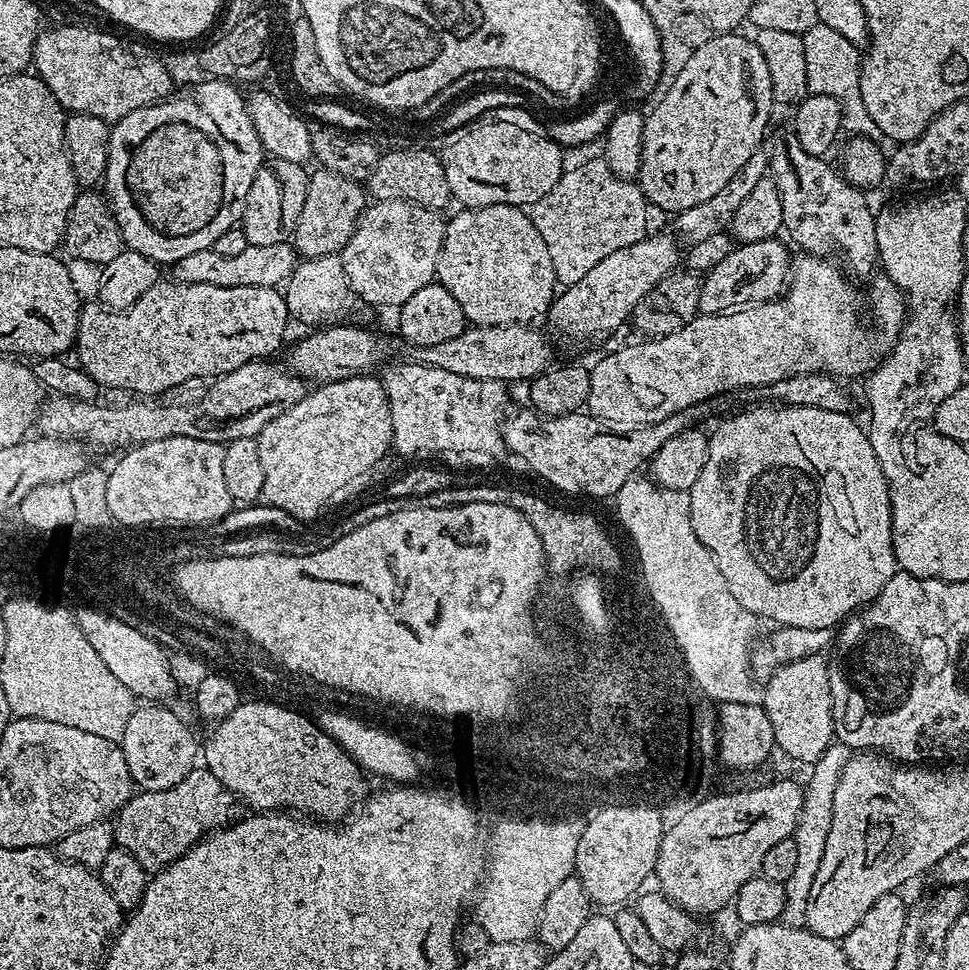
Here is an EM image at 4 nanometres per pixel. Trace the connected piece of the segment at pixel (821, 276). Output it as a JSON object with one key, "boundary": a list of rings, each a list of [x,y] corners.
{"boundary":[[[797,255],[788,286],[779,300],[750,304],[731,312],[720,312],[716,316],[698,315],[690,326],[682,326],[682,330],[674,330],[674,334],[640,342],[644,344],[628,344],[602,357],[590,368],[592,377],[587,411],[615,424],[653,424],[662,422],[662,418],[670,414],[686,410],[686,406],[694,406],[715,396],[723,397],[724,392],[732,392],[735,388],[763,388],[765,384],[791,376],[804,376],[807,372],[831,374],[837,378],[867,377],[879,368],[880,361],[896,345],[906,319],[904,294],[893,280],[883,274],[877,275],[868,288],[868,312],[872,315],[872,321],[864,324],[864,300],[859,290],[832,262],[822,256]]]}

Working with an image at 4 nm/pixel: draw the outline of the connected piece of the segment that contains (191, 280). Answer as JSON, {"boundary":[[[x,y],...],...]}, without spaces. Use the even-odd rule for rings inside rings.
{"boundary":[[[291,243],[274,246],[254,246],[249,244],[242,254],[235,258],[222,258],[214,249],[194,250],[194,254],[186,254],[186,258],[178,258],[171,265],[170,276],[178,284],[205,284],[206,286],[262,286],[279,289],[296,269],[298,253]]]}

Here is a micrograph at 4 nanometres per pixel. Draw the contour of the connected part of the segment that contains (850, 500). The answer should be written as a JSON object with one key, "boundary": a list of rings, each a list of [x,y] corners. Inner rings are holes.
{"boundary":[[[791,406],[749,408],[752,408],[749,412],[740,412],[729,420],[721,419],[716,433],[713,431],[708,437],[706,466],[702,466],[702,474],[698,474],[698,482],[694,482],[694,486],[688,492],[694,534],[698,534],[698,542],[702,542],[706,550],[710,550],[722,578],[726,578],[726,586],[730,586],[730,594],[738,598],[738,603],[751,616],[761,621],[773,620],[771,622],[773,625],[786,628],[812,630],[811,628],[833,627],[832,629],[835,629],[857,610],[876,600],[880,591],[886,586],[886,582],[890,582],[890,578],[894,578],[898,570],[892,545],[892,507],[882,466],[878,466],[878,458],[874,454],[874,446],[870,446],[867,431],[861,425],[859,428],[847,412]]]}

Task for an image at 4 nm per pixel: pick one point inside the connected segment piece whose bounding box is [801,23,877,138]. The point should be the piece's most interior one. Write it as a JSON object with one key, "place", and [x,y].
{"place":[832,62]}

